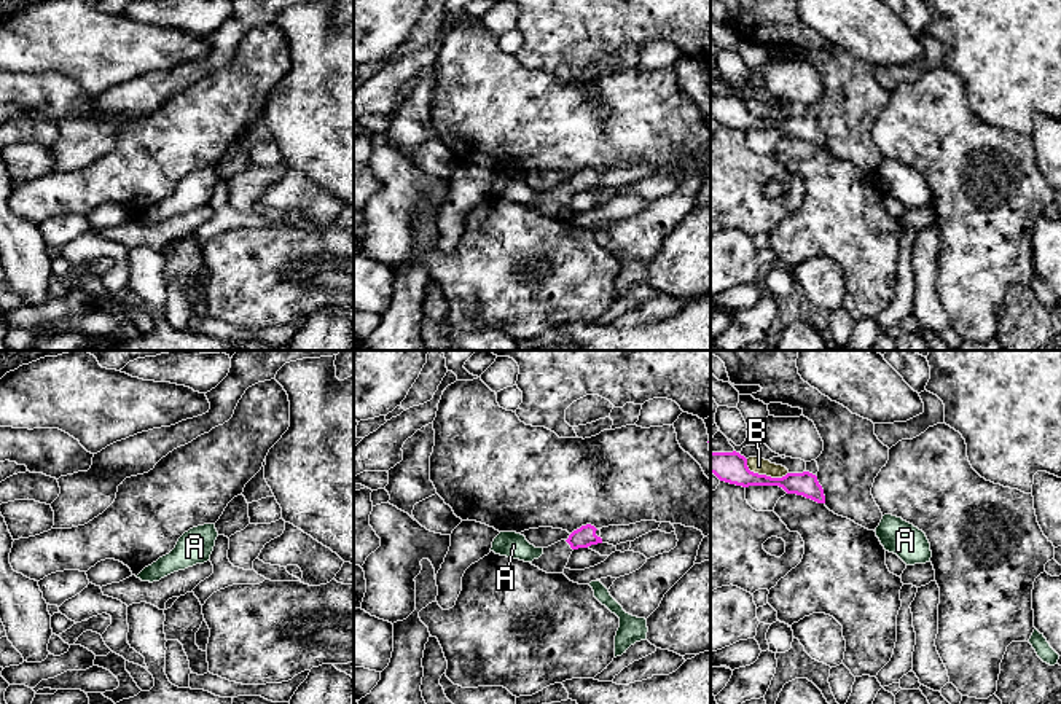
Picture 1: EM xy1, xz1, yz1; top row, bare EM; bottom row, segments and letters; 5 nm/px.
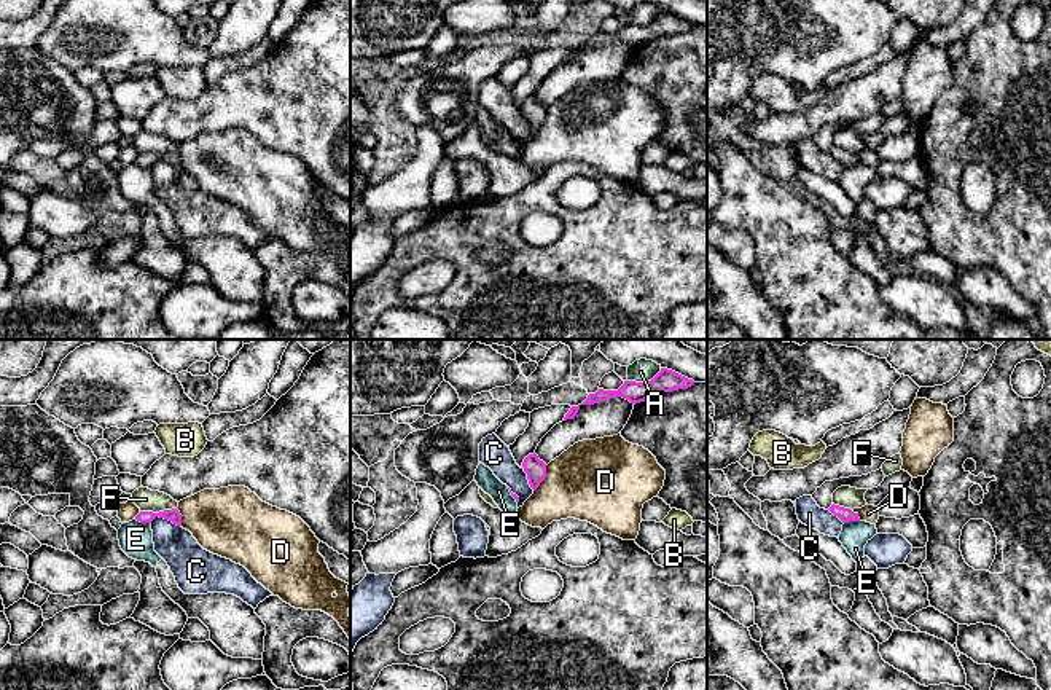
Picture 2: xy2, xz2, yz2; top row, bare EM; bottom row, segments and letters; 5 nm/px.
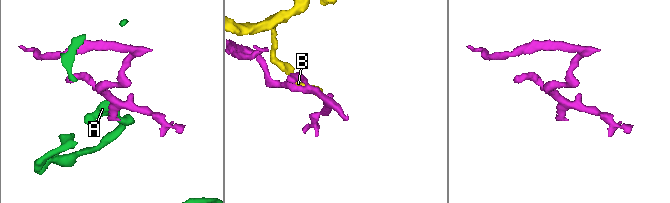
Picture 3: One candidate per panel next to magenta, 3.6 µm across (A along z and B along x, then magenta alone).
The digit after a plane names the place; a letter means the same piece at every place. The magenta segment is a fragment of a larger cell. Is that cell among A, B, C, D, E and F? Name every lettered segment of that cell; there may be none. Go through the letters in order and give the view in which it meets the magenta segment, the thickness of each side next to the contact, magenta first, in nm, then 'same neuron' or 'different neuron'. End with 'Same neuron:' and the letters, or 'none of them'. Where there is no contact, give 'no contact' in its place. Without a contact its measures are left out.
A: meets magenta in xz2; 110 nm thick on the magenta side, 120 nm on the other; different neuron
B: meets magenta in yz1; 160 nm thick on the magenta side, 80 nm on the other; different neuron
C: meets magenta in xy2; 70 nm thick on the magenta side, 200 nm on the other; different neuron
D: meets magenta in xz2; 110 nm thick on the magenta side, 400 nm on the other; different neuron
E: meets magenta in xy2; 70 nm thick on the magenta side, 180 nm on the other; different neuron
F: meets magenta in xy2; 70 nm thick on the magenta side, 110 nm on the other; different neuron
Same neuron: none of them

